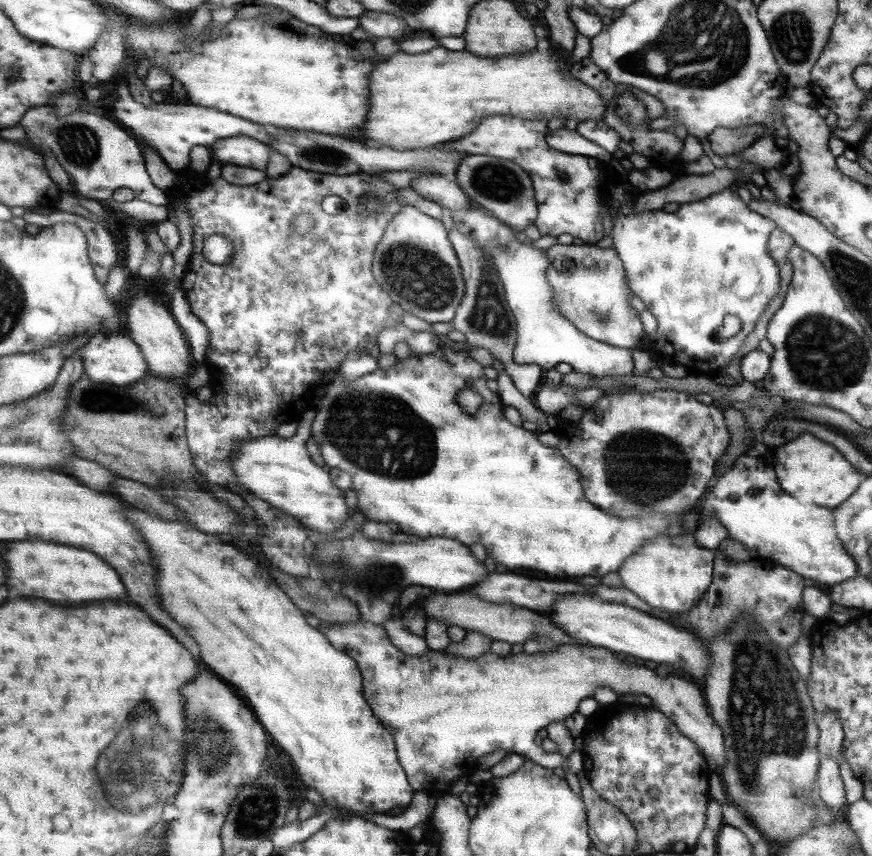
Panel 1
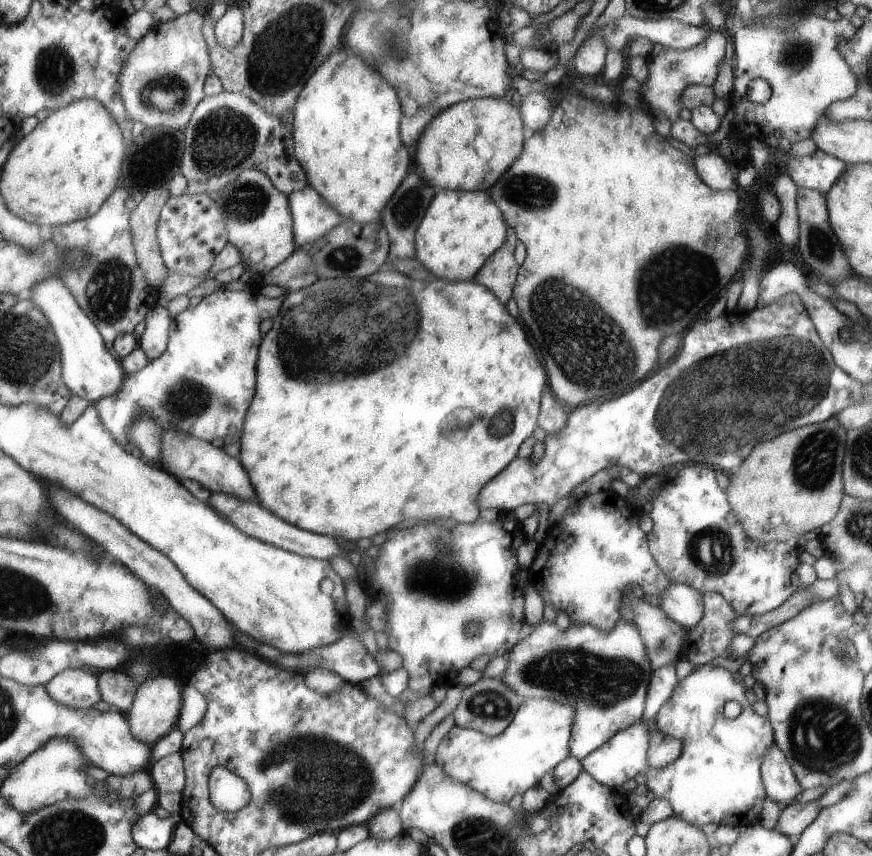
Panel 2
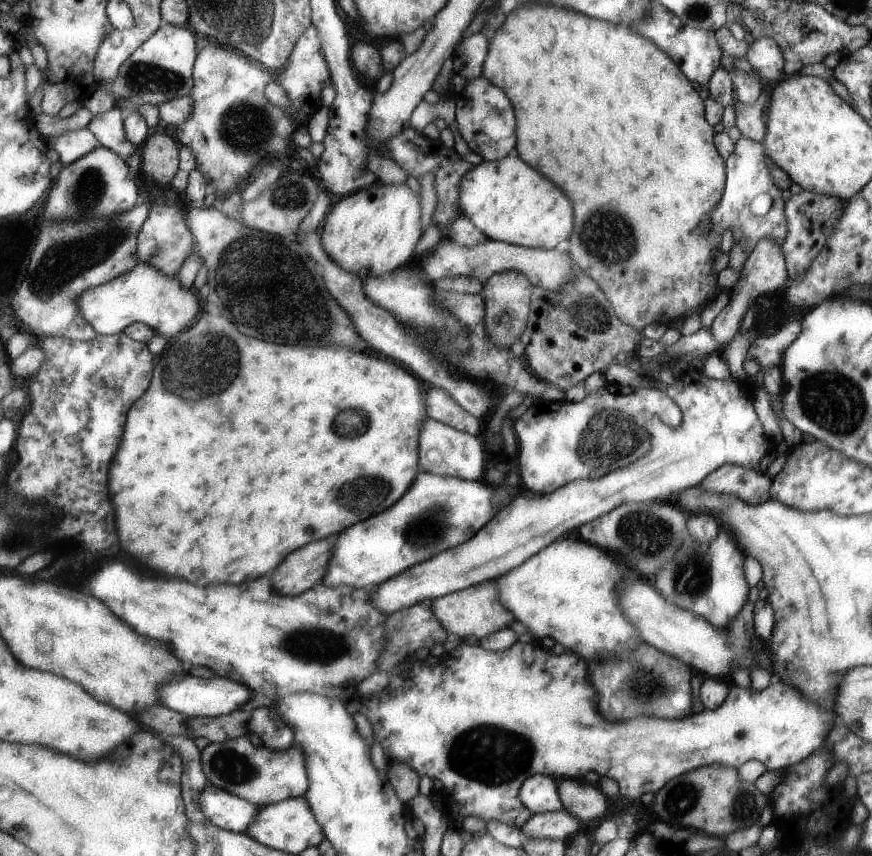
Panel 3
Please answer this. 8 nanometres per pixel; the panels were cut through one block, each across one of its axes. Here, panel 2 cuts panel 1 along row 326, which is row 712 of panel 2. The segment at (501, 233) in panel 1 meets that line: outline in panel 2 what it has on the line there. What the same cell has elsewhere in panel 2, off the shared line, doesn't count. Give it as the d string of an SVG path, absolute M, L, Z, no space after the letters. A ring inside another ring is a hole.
M526 699L516 711L512 722L506 730L495 737L474 729L462 728L456 725L441 740L435 755L436 764L445 769L445 773L454 780L469 784L470 788L481 792L484 796L499 803L508 803L516 794L526 794L530 787L540 784L544 776L553 772L561 760L570 756L569 744L572 740L572 728L576 719L577 709L570 703L562 703L554 699Z

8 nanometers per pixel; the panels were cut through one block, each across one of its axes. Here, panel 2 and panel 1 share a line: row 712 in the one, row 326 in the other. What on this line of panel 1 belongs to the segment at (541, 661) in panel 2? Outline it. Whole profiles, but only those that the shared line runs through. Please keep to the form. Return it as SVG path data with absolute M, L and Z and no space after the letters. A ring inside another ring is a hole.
M555 244L545 250L550 258L547 274L555 290L555 305L580 332L617 348L636 349L645 335L641 317L628 304L628 277L624 262L613 248L602 249L595 244Z

